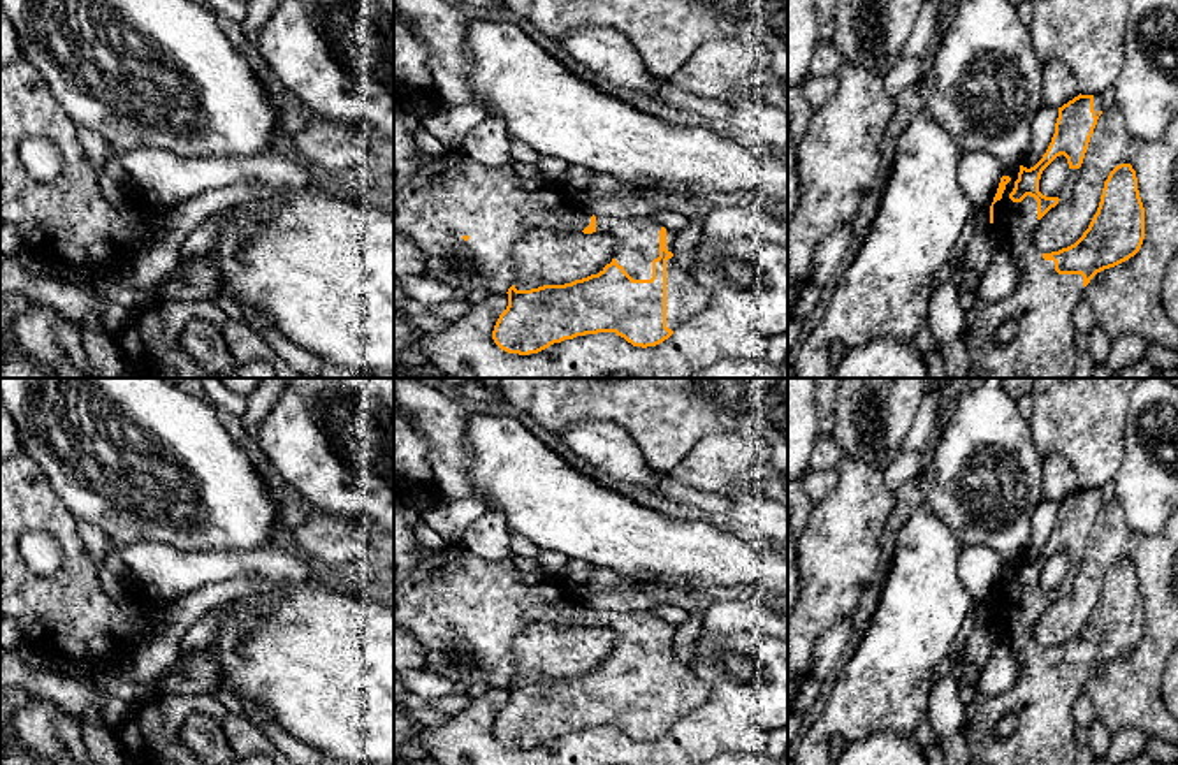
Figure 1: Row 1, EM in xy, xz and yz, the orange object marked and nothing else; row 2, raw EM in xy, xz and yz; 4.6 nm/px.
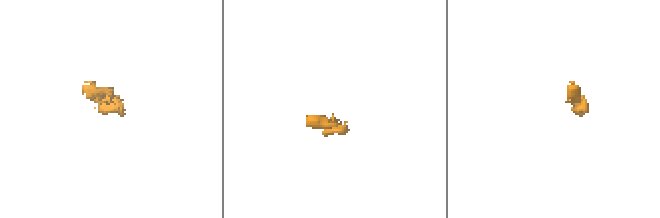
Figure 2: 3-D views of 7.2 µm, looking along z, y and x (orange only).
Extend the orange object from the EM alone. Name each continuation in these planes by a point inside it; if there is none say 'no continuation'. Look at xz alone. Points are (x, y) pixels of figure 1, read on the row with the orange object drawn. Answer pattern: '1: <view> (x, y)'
1: xz (637, 240)

